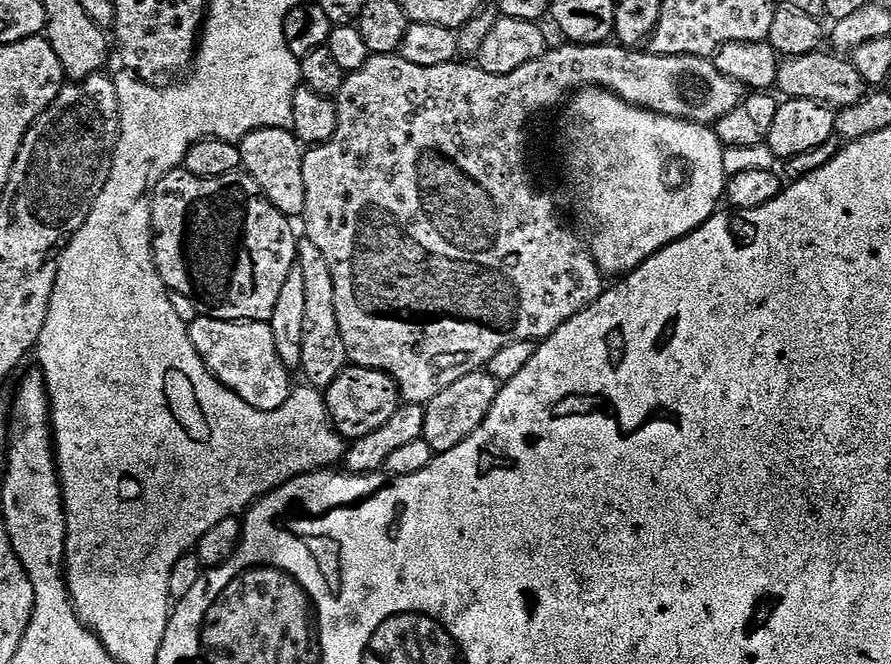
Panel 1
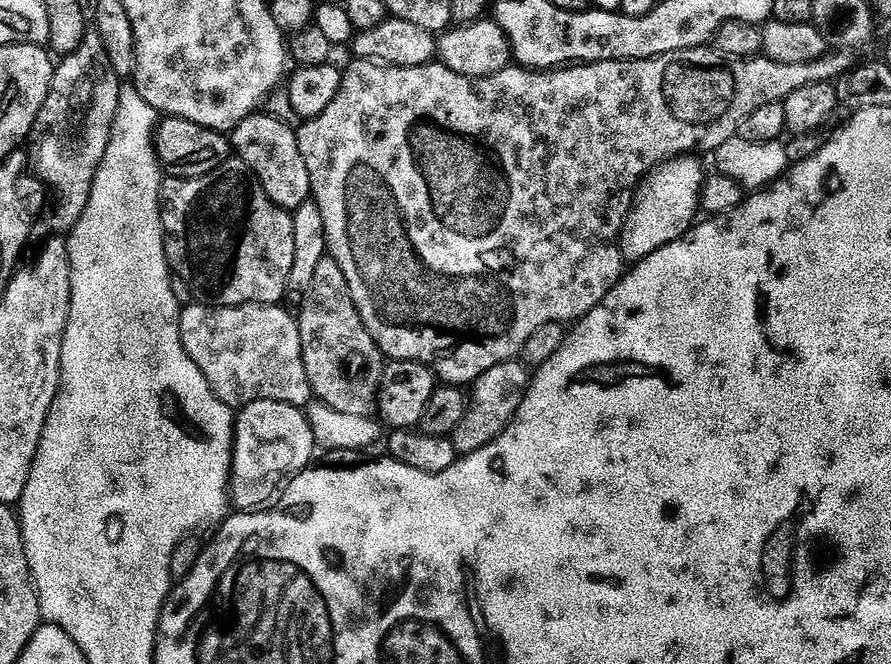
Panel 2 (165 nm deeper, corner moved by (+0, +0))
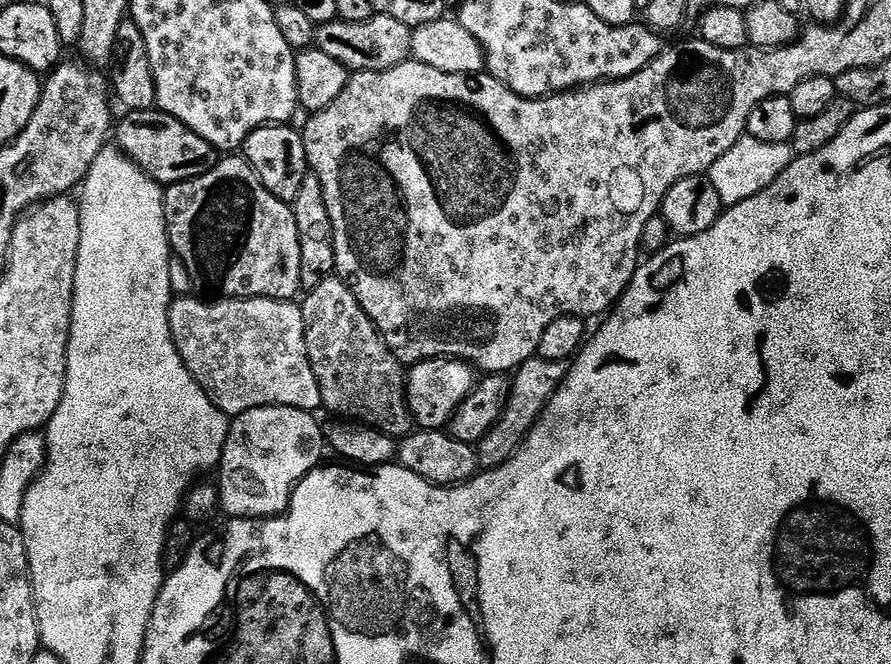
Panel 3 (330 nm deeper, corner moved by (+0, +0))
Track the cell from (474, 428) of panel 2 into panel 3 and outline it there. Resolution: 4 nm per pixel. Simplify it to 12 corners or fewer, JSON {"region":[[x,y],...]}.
{"region":[[562,360],[515,369],[504,413],[478,445],[481,469],[507,462],[568,373]]}

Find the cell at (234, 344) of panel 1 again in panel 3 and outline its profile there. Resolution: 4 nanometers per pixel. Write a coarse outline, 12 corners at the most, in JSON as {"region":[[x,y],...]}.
{"region":[[173,299],[212,403],[315,413],[299,303]]}

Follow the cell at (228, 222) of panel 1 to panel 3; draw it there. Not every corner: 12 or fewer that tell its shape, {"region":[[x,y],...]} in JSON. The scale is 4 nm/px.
{"region":[[239,155],[164,188],[168,242],[221,297],[291,301],[289,201]]}

